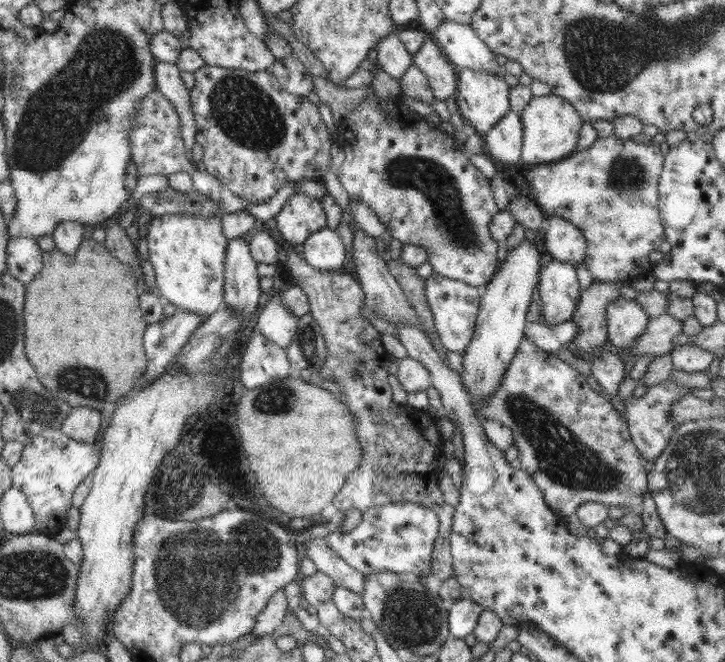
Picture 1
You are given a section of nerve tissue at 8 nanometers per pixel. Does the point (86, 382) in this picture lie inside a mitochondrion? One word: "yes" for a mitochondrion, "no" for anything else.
yes

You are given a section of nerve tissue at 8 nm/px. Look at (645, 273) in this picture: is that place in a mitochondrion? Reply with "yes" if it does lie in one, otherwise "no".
no

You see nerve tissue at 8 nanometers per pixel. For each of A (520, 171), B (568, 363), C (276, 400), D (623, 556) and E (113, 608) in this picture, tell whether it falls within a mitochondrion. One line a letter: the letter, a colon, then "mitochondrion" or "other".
A: other
B: other
C: mitochondrion
D: other
E: other

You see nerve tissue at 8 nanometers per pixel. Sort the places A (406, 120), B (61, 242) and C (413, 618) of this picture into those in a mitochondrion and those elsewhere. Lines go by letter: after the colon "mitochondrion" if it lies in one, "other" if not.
A: other
B: other
C: mitochondrion

